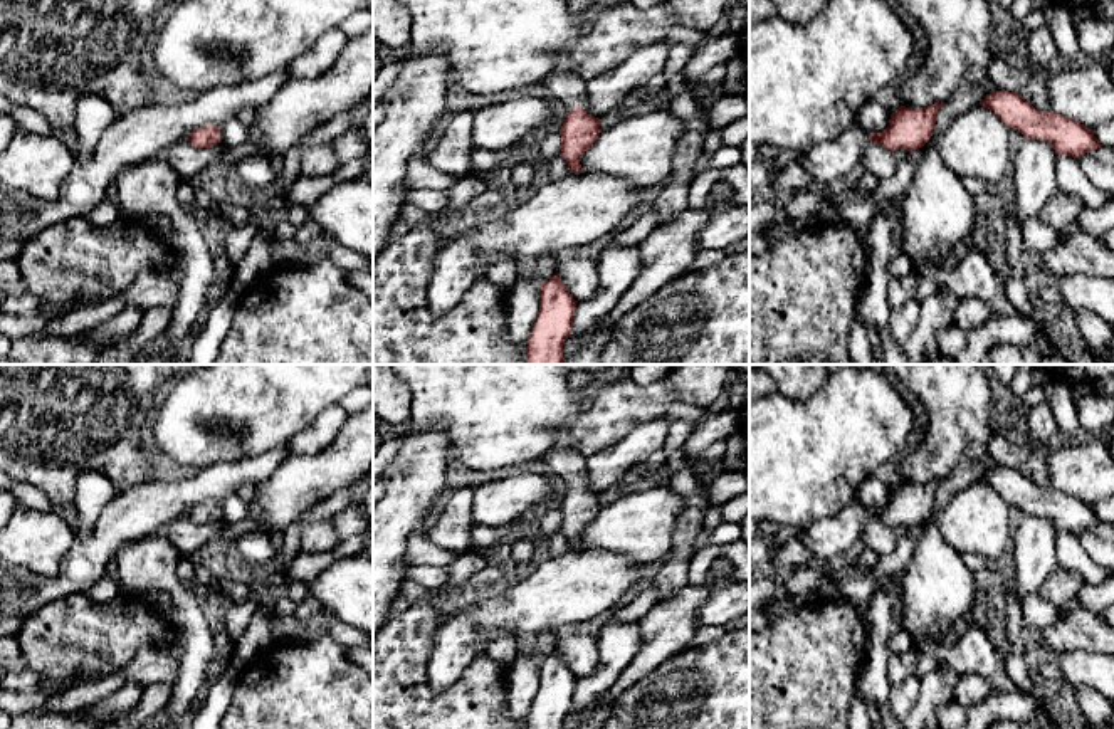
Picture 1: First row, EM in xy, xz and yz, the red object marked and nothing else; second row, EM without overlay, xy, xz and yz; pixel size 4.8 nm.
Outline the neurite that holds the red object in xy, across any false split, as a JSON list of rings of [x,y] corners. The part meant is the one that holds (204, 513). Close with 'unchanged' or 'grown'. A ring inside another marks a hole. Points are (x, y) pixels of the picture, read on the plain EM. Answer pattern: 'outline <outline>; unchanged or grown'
outline [[[200,502],[187,514],[195,524],[217,522],[222,517],[222,506],[217,502]]]; unchanged

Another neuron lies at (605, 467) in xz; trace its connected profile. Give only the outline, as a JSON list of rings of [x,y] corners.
[[[664,415],[640,423],[615,447],[586,457],[583,487],[602,494],[637,464],[645,462],[655,452],[664,450],[669,423]]]

